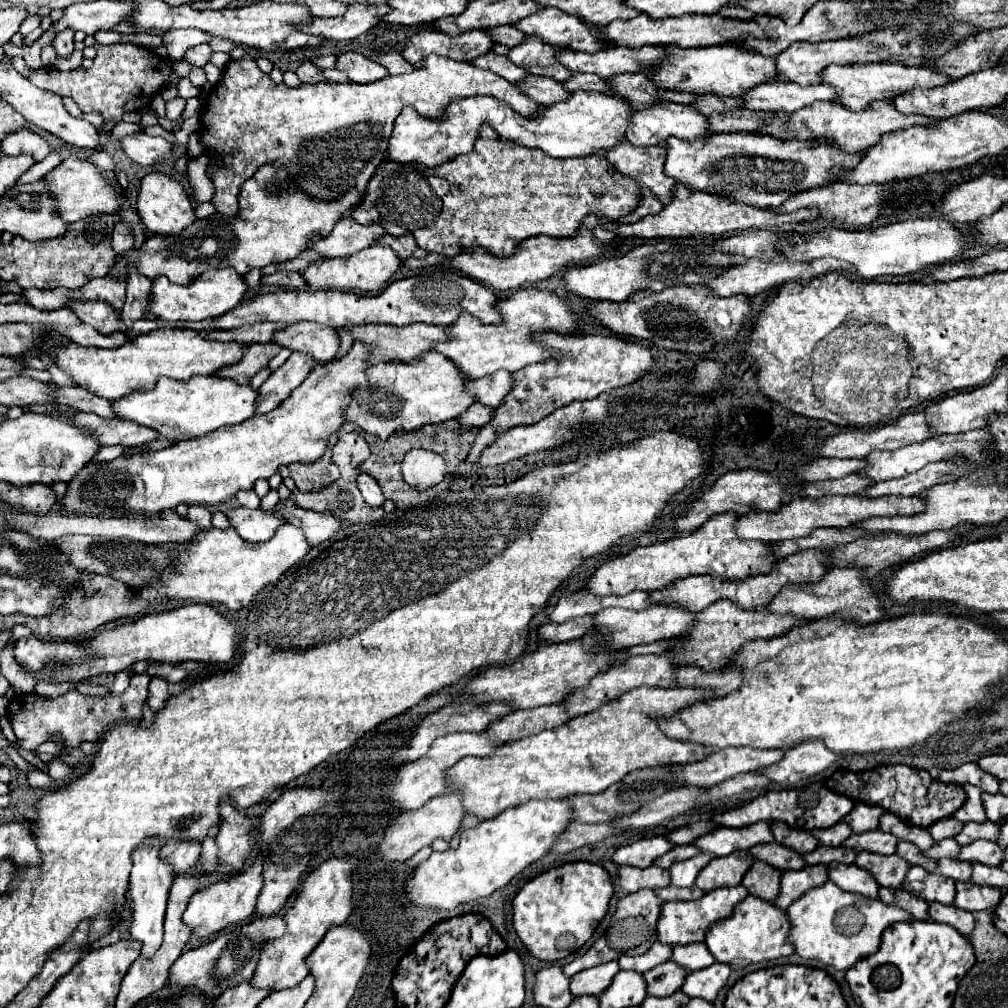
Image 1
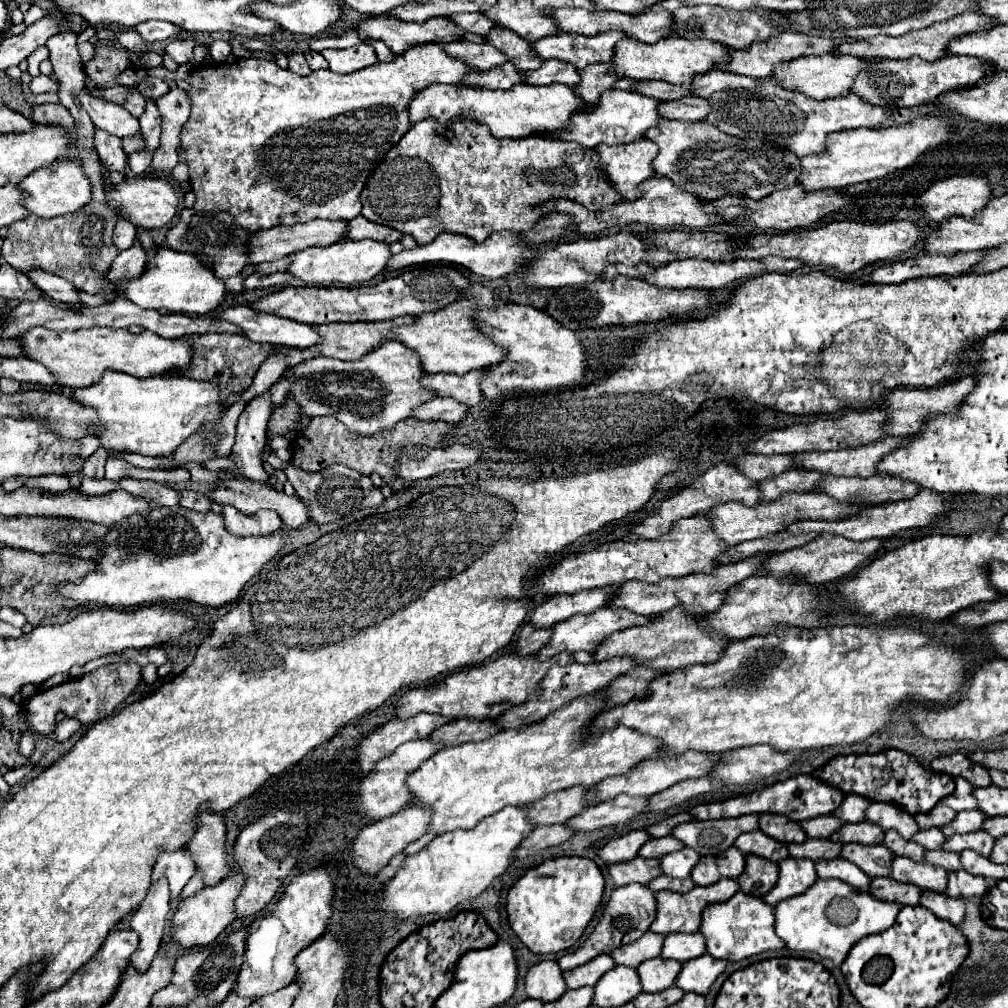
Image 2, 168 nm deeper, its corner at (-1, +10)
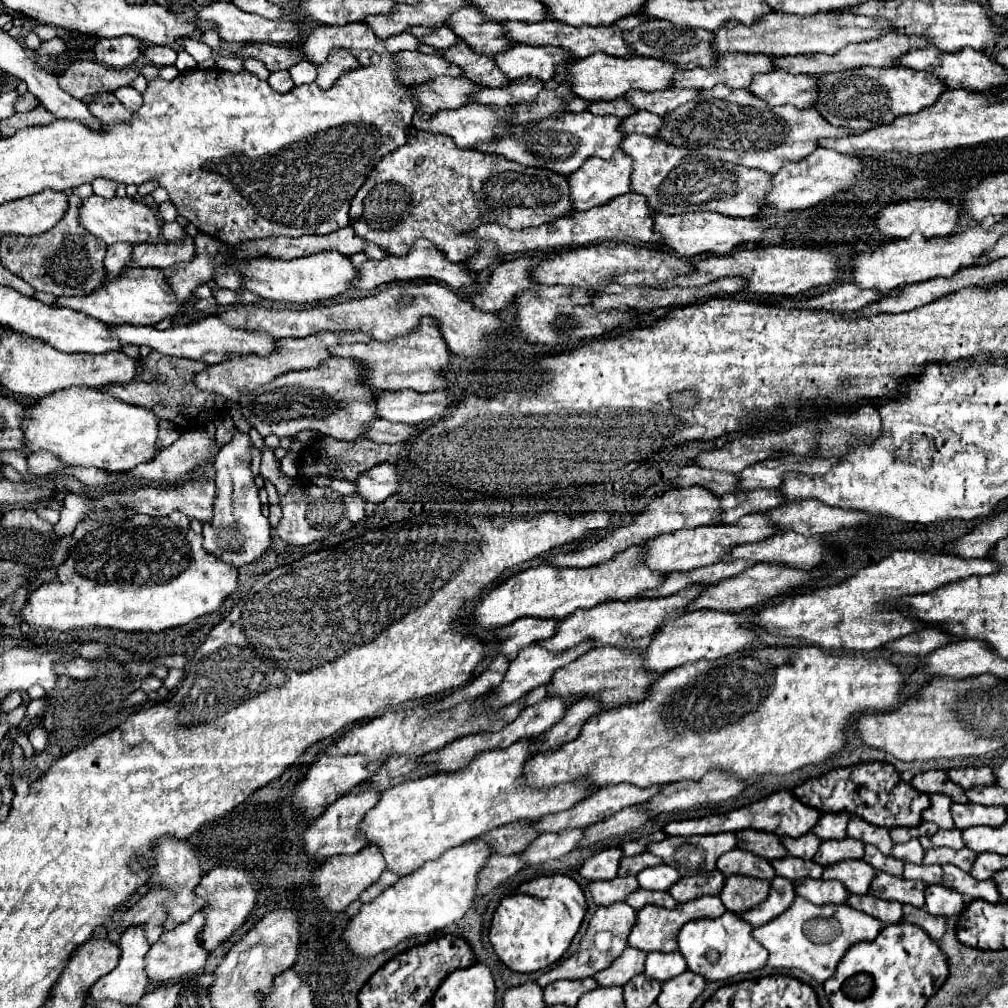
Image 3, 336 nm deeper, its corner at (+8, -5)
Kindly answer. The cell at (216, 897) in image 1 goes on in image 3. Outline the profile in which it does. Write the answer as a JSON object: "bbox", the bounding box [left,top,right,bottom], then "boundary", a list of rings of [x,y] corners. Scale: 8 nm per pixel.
{"bbox":[145,909,209,983],"boundary":[[[207,909],[197,911],[187,923],[177,925],[171,931],[165,931],[159,941],[155,941],[145,957],[145,965],[147,965],[147,975],[151,981],[157,983],[175,983],[179,979],[183,979],[189,973],[195,973],[197,969],[201,969],[207,961],[209,951],[199,943],[199,931],[203,931],[203,923],[205,923],[205,913]]]}

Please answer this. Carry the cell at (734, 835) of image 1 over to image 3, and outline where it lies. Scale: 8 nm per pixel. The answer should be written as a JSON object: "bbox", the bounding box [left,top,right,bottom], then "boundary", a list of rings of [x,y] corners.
{"bbox":[647,833,735,877],"boundary":[[[717,833],[705,837],[667,837],[661,843],[649,843],[647,851],[675,867],[683,877],[689,877],[713,871],[717,859],[735,847],[735,833]]]}

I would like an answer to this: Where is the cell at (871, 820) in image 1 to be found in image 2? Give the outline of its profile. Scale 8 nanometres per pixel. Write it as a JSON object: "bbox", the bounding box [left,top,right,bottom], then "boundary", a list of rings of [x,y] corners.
{"bbox":[832,794,870,824],"boundary":[[[848,794],[848,796],[844,796],[844,802],[832,814],[836,818],[844,820],[844,824],[848,824],[848,822],[862,822],[862,820],[866,820],[864,812],[866,812],[868,804],[870,804],[868,798],[856,796],[856,794]]]}

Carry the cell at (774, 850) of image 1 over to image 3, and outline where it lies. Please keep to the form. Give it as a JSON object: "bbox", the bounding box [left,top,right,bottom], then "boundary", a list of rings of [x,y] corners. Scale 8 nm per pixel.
{"bbox":[717,849,775,881],"boundary":[[[733,849],[725,853],[721,859],[717,859],[717,869],[723,871],[725,877],[733,875],[747,875],[747,877],[757,877],[757,879],[767,879],[771,881],[775,877],[775,869],[771,863],[763,857],[757,857],[749,851]]]}

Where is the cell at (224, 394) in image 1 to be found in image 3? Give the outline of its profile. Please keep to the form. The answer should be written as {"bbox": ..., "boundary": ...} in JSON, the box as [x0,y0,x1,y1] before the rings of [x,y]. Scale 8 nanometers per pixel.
{"bbox":[23,387,159,472],"boundary":[[[67,387],[55,391],[29,407],[23,431],[31,451],[51,451],[67,465],[96,467],[103,471],[125,472],[139,463],[149,463],[157,457],[159,417],[147,407],[137,407],[115,399],[103,389]]]}

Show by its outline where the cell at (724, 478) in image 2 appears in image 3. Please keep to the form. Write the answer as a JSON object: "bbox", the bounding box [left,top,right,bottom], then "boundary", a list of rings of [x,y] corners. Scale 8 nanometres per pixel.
{"bbox":[549,485,721,567],"boundary":[[[693,485],[693,487],[685,487],[685,489],[671,489],[665,495],[653,499],[651,505],[635,519],[633,525],[613,531],[611,535],[607,535],[593,547],[583,549],[579,553],[559,553],[555,557],[549,557],[549,563],[557,565],[557,567],[591,567],[591,565],[613,559],[619,551],[625,551],[631,545],[643,545],[657,535],[675,533],[679,529],[693,529],[699,525],[711,525],[711,523],[715,525],[719,521],[721,521],[721,499],[717,495],[713,495],[709,489],[705,489],[701,485]]]}

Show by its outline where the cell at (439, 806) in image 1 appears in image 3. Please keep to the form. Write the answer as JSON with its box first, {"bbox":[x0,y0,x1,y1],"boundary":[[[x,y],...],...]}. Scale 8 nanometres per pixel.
{"bbox":[313,845,385,911],"boundary":[[[367,845],[363,847],[363,851],[357,851],[355,855],[337,855],[337,857],[331,857],[327,859],[319,871],[315,873],[313,877],[313,885],[317,889],[317,895],[319,899],[323,901],[325,909],[327,911],[345,911],[355,899],[359,899],[359,895],[369,887],[373,885],[379,875],[385,871],[385,863],[383,863],[383,853],[379,851],[379,847],[375,845]]]}

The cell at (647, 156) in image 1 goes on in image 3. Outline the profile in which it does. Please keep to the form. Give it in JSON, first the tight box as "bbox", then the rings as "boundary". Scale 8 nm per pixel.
{"bbox":[569,149,631,211],"boundary":[[[621,149],[613,153],[611,159],[599,159],[599,157],[589,157],[575,173],[569,175],[569,187],[571,187],[571,201],[575,205],[577,211],[587,211],[599,205],[609,203],[611,199],[625,195],[631,191],[629,187],[629,177],[631,177],[631,157],[627,153],[623,153]]]}

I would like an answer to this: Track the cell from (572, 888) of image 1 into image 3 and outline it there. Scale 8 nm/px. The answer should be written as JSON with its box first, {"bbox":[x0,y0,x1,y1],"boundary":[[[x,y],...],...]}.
{"bbox":[489,875,587,973],"boundary":[[[549,875],[535,879],[537,895],[531,893],[515,893],[501,899],[491,931],[489,941],[493,943],[499,959],[513,971],[531,973],[545,969],[561,959],[561,955],[569,949],[575,933],[587,911],[587,901],[583,889],[565,875]]]}

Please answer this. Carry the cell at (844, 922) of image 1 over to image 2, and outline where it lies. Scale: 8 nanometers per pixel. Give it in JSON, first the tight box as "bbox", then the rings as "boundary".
{"bbox":[774,878,898,964],"boundary":[[[818,878],[804,894],[796,898],[782,900],[774,906],[776,910],[776,934],[784,940],[788,950],[816,952],[822,958],[830,958],[834,964],[842,964],[850,948],[868,934],[878,934],[888,930],[898,912],[898,904],[888,904],[872,898],[868,892],[854,890],[842,880],[822,880]]]}

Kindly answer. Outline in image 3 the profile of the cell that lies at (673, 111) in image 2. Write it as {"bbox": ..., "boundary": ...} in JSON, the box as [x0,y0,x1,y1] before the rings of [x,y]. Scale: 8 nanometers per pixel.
{"bbox":[623,111,665,135],"boundary":[[[639,111],[639,115],[629,115],[627,119],[623,119],[623,133],[631,135],[631,133],[643,133],[643,135],[657,135],[663,129],[665,119],[655,115],[655,113],[647,113],[647,111]]]}

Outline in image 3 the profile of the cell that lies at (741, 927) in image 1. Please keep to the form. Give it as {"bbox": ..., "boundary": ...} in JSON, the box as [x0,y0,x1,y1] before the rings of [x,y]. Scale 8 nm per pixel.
{"bbox":[679,911,767,981],"boundary":[[[729,911],[717,919],[691,921],[679,931],[679,953],[685,957],[689,971],[703,975],[707,981],[721,981],[739,973],[751,973],[767,963],[767,949],[761,947],[751,931],[753,927],[745,919]]]}

